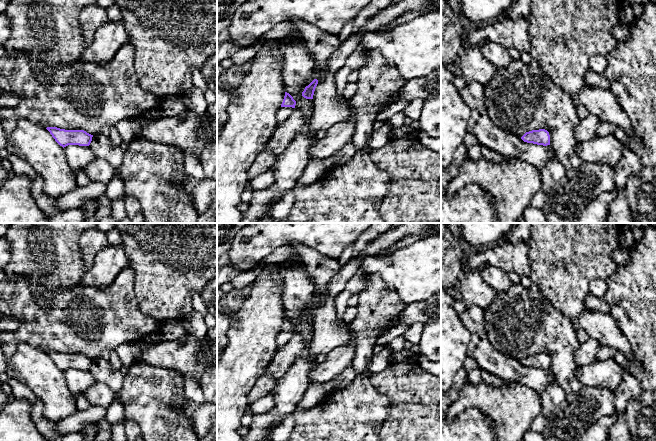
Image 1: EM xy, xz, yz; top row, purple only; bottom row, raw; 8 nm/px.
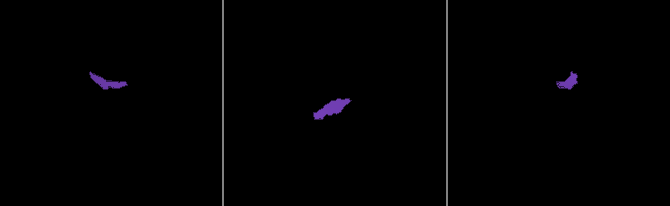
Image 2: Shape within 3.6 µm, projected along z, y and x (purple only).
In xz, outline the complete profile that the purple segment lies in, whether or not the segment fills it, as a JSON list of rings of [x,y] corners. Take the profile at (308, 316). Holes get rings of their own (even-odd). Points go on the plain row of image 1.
[[[401,223],[397,227],[390,227],[389,230],[380,234],[375,240],[368,243],[364,251],[358,256],[353,257],[347,264],[339,269],[327,284],[326,292],[323,295],[313,293],[313,305],[305,311],[302,320],[306,323],[313,323],[315,312],[318,308],[318,301],[325,297],[335,300],[336,296],[343,290],[346,283],[356,273],[361,266],[365,256],[379,254],[382,249],[391,247],[394,243],[405,238],[416,238],[430,233],[428,223]]]

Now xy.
[[[47,351],[46,353],[63,372],[68,369],[89,370],[93,361],[84,354],[65,354],[57,351]]]

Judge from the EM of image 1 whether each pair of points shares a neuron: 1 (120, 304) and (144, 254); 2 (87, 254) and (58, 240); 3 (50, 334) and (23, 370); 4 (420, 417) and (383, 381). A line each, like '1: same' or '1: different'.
1: different
2: different
3: different
4: same

